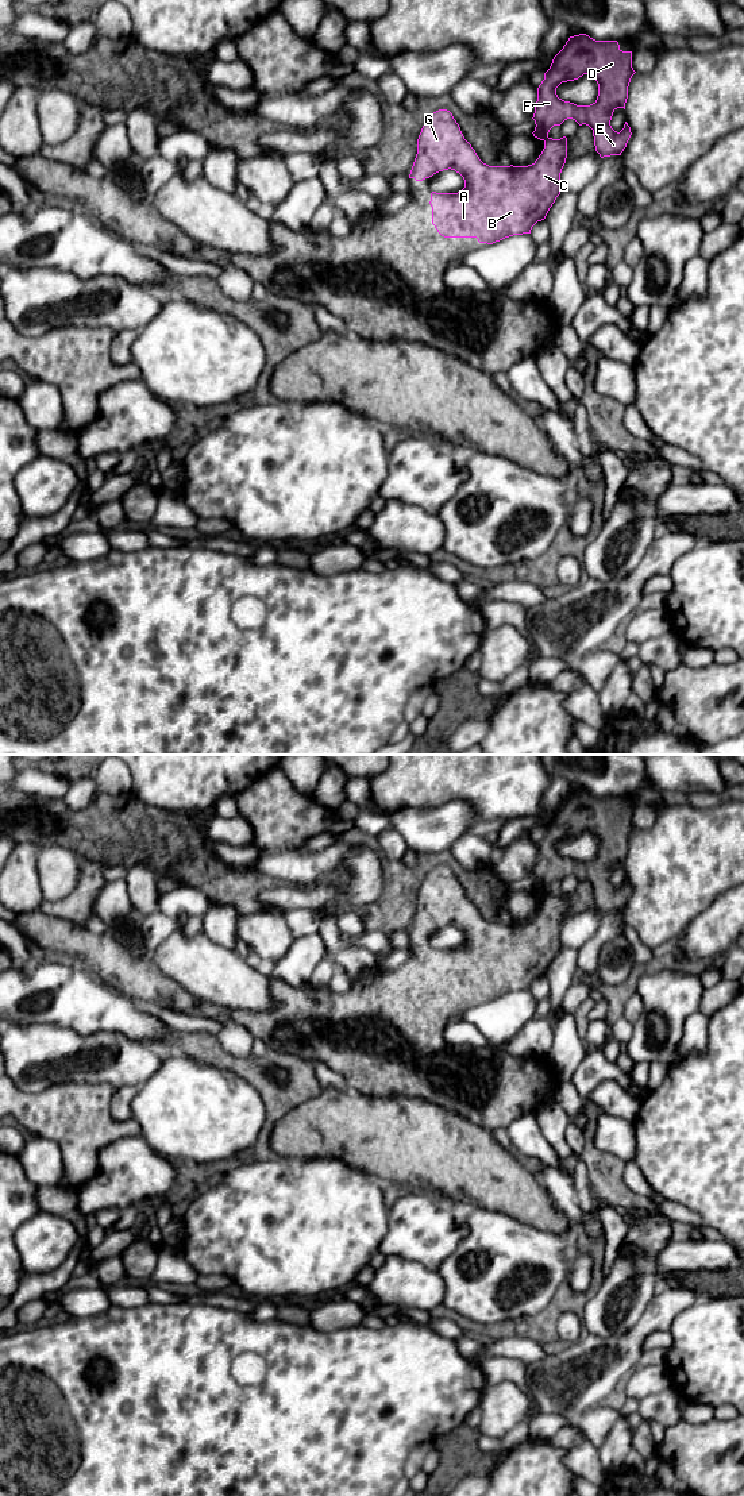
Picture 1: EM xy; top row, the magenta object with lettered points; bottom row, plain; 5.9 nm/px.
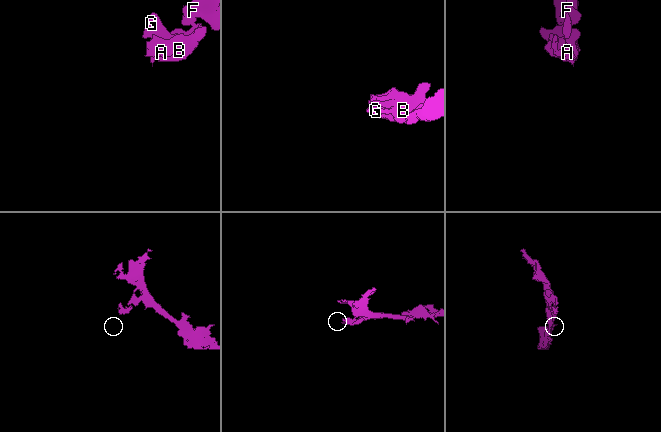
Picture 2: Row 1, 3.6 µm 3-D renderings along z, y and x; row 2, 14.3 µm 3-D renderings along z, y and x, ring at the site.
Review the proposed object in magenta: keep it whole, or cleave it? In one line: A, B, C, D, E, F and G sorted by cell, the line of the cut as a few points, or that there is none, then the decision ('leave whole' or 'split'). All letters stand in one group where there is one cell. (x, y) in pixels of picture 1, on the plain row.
groups A B C G / D E F; cut xy (547, 893), (544, 897); split

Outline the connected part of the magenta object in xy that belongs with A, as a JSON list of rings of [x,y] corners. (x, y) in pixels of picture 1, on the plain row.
[[[447,865],[433,868],[424,879],[417,895],[417,910],[409,934],[423,937],[443,926],[455,926],[464,936],[464,944],[458,949],[431,949],[432,980],[444,994],[477,994],[479,999],[493,1000],[513,991],[531,990],[532,983],[546,975],[550,964],[563,946],[560,929],[567,914],[567,894],[547,894],[539,914],[528,922],[489,922],[477,911],[464,895],[459,880]]]

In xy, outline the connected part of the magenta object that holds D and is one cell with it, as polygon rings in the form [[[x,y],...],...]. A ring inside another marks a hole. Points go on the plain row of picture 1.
[[[586,790],[570,793],[537,844],[533,892],[546,897],[554,882],[573,875],[593,886],[595,907],[601,914],[621,911],[632,891],[631,883],[625,878],[617,888],[610,876],[617,864],[625,865],[628,843],[635,829],[632,807],[622,807],[617,797],[595,797]],[[583,830],[594,833],[598,840],[593,860],[577,861],[558,853],[556,844],[562,838],[578,836]]]

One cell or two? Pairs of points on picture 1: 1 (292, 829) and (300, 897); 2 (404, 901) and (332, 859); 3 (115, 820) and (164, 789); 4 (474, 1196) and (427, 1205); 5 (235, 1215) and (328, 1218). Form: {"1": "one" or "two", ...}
{"1": "one", "2": "two", "3": "two", "4": "two", "5": "one"}

